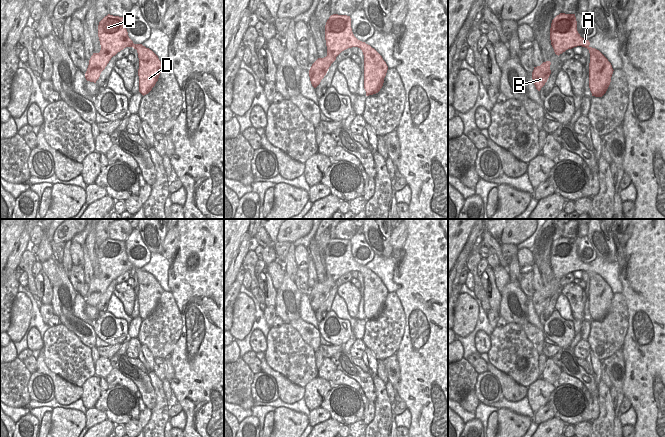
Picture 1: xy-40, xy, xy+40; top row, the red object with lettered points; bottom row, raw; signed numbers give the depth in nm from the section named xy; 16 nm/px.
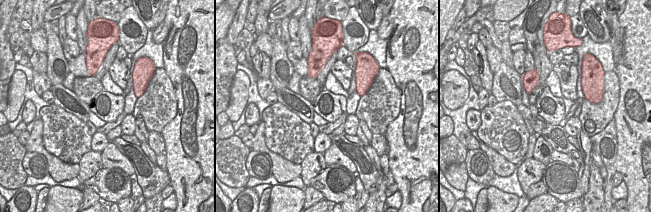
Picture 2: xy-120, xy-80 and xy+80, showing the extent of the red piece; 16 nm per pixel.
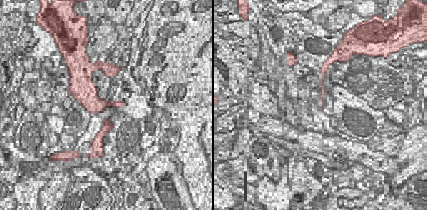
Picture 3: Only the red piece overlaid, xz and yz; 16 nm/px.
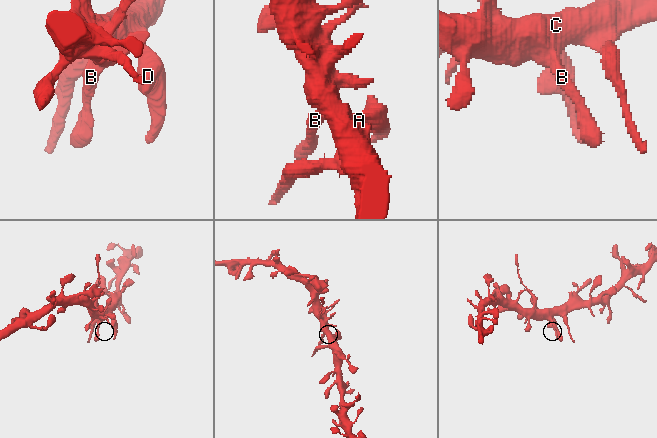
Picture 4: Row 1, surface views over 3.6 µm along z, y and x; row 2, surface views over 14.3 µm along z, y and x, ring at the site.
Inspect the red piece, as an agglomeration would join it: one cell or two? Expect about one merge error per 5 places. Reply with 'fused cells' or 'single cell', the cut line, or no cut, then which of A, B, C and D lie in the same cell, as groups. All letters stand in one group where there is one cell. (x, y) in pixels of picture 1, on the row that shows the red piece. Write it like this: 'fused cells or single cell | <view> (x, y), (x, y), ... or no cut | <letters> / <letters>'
single cell | no cut | A B C D

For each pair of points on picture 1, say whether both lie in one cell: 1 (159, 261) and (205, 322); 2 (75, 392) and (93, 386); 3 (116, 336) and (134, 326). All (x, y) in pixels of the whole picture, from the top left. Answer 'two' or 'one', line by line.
1: two
2: two
3: two

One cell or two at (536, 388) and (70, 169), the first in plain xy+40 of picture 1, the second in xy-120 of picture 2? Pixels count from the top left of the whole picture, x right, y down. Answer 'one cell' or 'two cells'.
two cells

